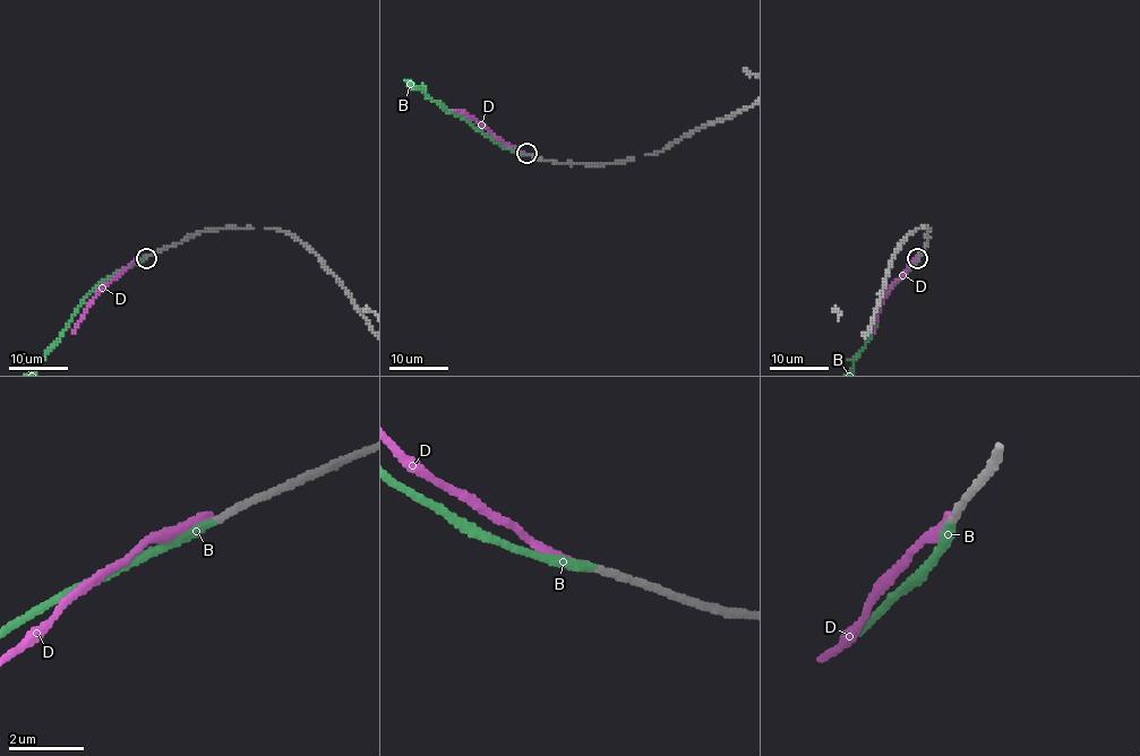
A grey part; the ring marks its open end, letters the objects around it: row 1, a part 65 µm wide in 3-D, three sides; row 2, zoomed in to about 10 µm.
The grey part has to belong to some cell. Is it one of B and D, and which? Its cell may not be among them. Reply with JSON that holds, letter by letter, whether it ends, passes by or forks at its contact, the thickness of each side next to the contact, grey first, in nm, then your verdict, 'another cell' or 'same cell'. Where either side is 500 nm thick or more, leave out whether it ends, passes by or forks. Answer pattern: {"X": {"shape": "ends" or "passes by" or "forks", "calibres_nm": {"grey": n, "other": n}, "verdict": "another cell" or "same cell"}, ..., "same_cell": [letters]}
{"B": {"shape": "ends", "calibres_nm": {"grey": 220, "other": 200}, "verdict": "same cell"}, "D": {"shape": "ends", "calibres_nm": {"grey": 220, "other": 200}, "verdict": "another cell"}, "same_cell": ["B"]}

